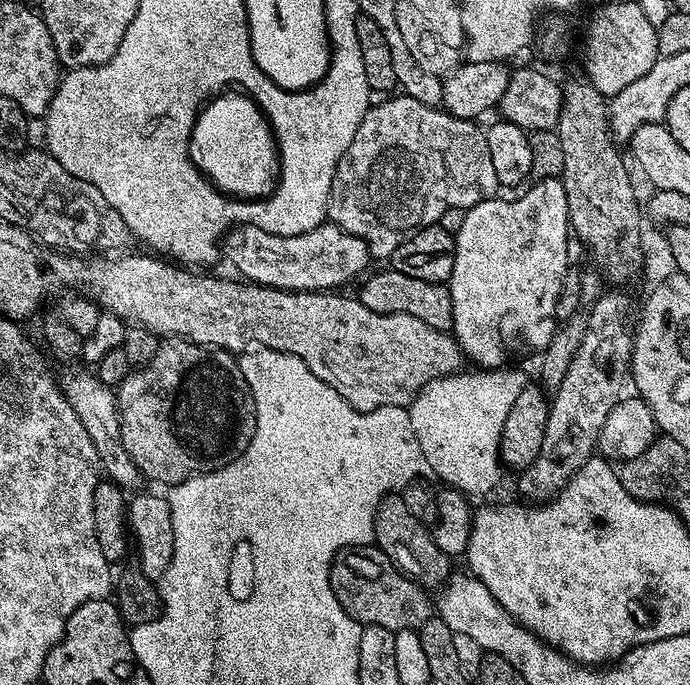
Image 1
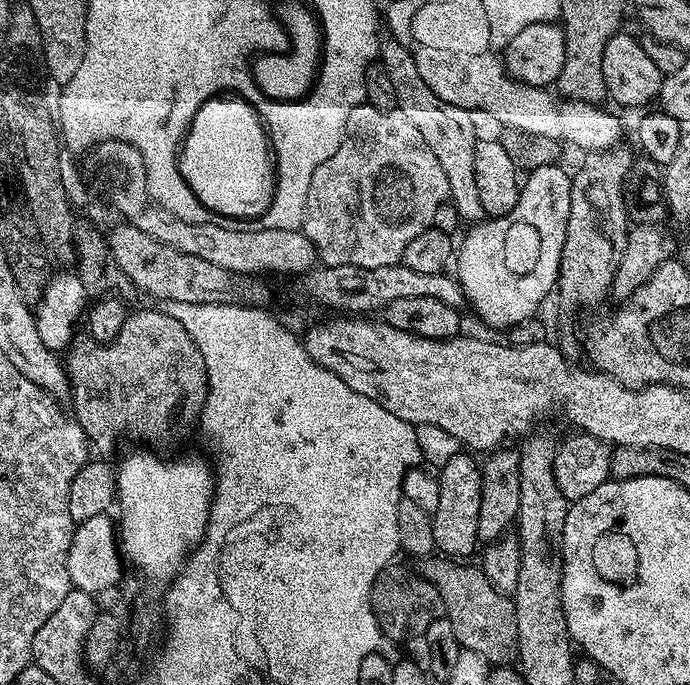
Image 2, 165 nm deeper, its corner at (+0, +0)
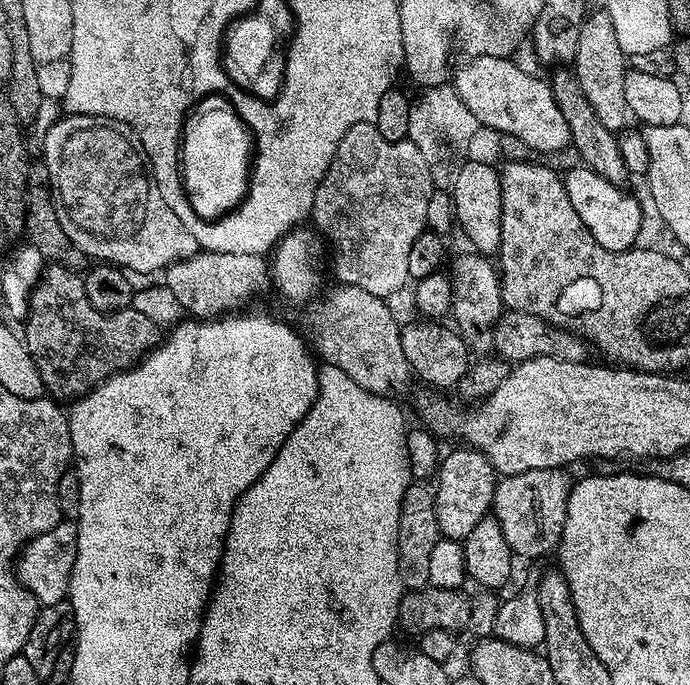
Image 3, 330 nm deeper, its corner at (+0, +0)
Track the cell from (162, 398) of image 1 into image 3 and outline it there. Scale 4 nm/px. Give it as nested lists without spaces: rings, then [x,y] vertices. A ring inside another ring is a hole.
[[[59,262],[45,267],[32,289],[32,317],[28,320],[28,329],[22,332],[40,381],[56,398],[83,396],[116,372],[140,363],[162,340],[161,325],[146,318],[146,314],[138,314],[138,310],[123,308],[117,312],[99,312],[90,306],[90,298],[84,296],[83,279],[76,275]]]

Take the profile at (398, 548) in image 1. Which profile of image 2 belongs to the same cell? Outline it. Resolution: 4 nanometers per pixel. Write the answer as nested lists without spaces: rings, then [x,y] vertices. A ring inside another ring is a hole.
[[[433,554],[419,561],[419,575],[429,580],[438,590],[443,615],[450,622],[454,630],[454,638],[460,643],[461,648],[474,650],[474,654],[482,654],[493,665],[500,666],[513,659],[518,648],[518,622],[516,621],[515,603],[504,595],[487,580],[487,576],[472,562],[457,562],[452,558],[445,558],[440,554]]]

